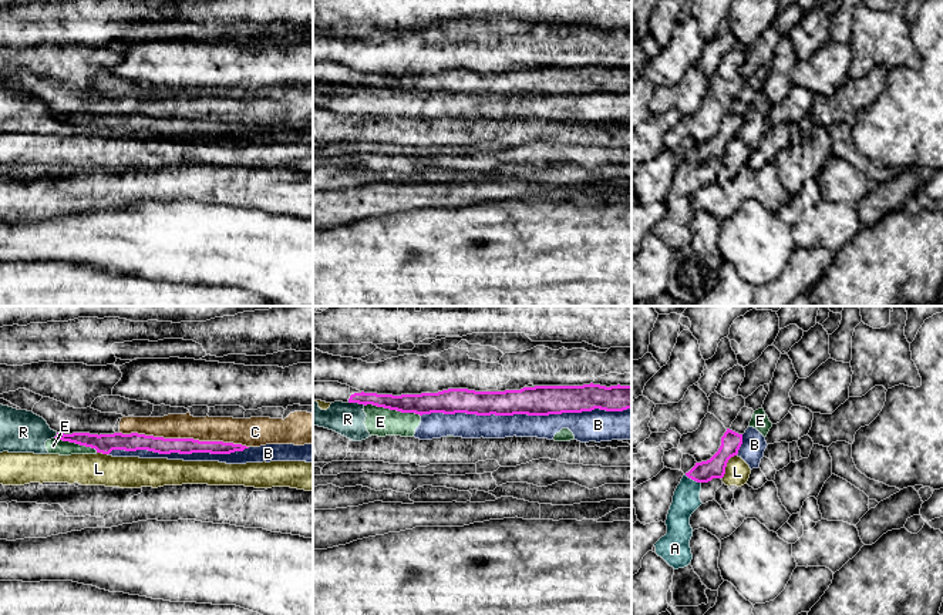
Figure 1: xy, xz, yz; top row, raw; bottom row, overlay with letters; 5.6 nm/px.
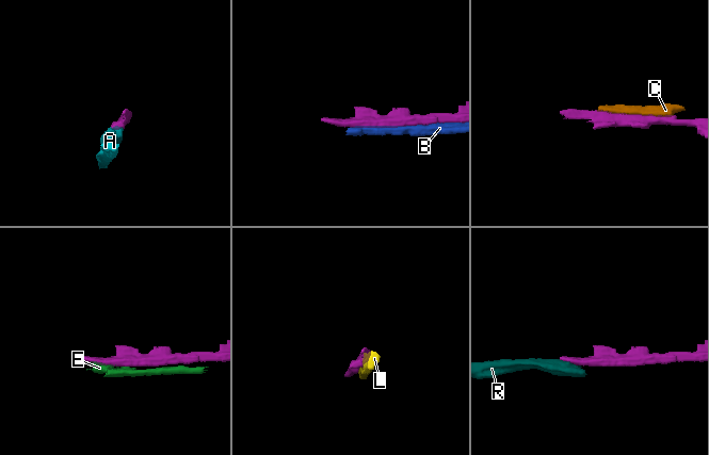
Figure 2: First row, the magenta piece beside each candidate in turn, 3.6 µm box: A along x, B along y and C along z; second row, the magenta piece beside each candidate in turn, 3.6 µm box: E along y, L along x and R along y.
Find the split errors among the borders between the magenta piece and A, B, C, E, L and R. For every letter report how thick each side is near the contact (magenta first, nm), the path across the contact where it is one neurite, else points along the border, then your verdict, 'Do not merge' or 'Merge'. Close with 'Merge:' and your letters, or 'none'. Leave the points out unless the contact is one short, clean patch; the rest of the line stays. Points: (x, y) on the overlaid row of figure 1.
A: Thickness 120 nm (magenta) against 160 nm. Do not merge
B: Thickness 180 nm (magenta) against 130 nm. Do not merge
C: Thickness 100 nm (magenta) against 140 nm. Do not merge
E: Thickness 130 nm (magenta) against 160 nm. Do not merge
L: Thickness 120 nm (magenta) against 140 nm. Do not merge
R: Thickness 100 nm (magenta) against 190 nm. Boundary: xz (349, 402), (364, 405). Do not merge
Merge: none

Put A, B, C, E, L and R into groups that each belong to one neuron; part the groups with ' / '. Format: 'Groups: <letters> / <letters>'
Groups: A / B E R / C / L

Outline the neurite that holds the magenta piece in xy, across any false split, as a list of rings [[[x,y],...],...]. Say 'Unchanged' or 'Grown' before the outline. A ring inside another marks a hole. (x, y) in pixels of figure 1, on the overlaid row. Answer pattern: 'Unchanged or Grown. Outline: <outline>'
Unchanged. Outline: [[[57,433],[57,440],[75,443],[80,446],[95,448],[97,453],[110,454],[112,450],[148,450],[159,454],[192,454],[192,453],[211,453],[211,454],[230,454],[249,448],[242,444],[223,443],[223,441],[199,441],[193,438],[164,438],[145,436],[138,433],[122,434],[90,434],[90,433]]]

